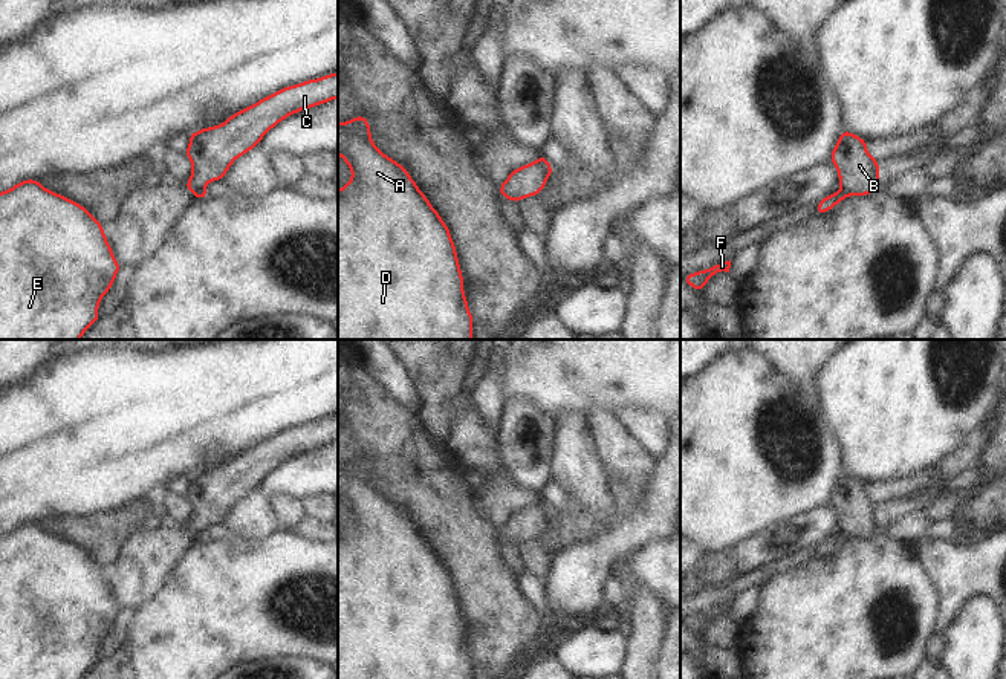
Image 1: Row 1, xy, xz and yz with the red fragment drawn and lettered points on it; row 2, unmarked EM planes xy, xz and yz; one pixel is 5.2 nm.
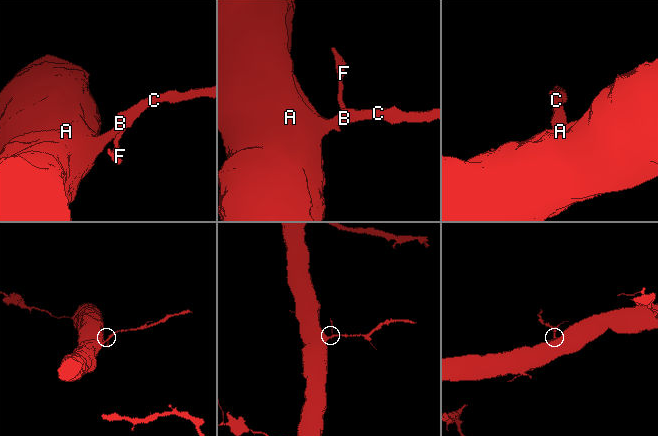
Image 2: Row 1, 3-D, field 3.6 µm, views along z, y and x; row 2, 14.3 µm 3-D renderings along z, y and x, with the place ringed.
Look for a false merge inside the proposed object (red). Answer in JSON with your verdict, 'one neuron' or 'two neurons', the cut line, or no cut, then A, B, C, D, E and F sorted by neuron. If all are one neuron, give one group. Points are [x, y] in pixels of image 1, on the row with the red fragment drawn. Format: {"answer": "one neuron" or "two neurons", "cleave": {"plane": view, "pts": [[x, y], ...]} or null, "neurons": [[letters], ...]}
{"answer": "two neurons", "cleave": {"plane": "yz", "pts": [[841, 188], [847, 194]]}, "neurons": [["A", "B", "C", "D", "E"], ["F"]]}

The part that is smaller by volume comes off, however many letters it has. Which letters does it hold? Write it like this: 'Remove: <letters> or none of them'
Remove: F

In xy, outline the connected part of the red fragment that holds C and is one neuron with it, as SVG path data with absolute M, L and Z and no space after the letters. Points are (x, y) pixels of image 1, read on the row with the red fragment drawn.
M338 72L287 86L231 115L220 125L191 133L185 156L193 173L182 187L197 194L208 182L222 180L232 162L257 147L280 121L336 98Z

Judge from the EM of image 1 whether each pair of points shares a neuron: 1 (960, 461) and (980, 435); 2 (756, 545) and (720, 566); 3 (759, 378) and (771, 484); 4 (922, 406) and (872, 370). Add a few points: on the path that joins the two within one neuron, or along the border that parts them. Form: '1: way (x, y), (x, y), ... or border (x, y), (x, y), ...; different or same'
1: way (967, 454), (977, 441); same
2: way (746, 554), (730, 563); same
3: way (752, 404), (752, 447), (762, 458); same
4: way (910, 395), (896, 395), (884, 383); same

